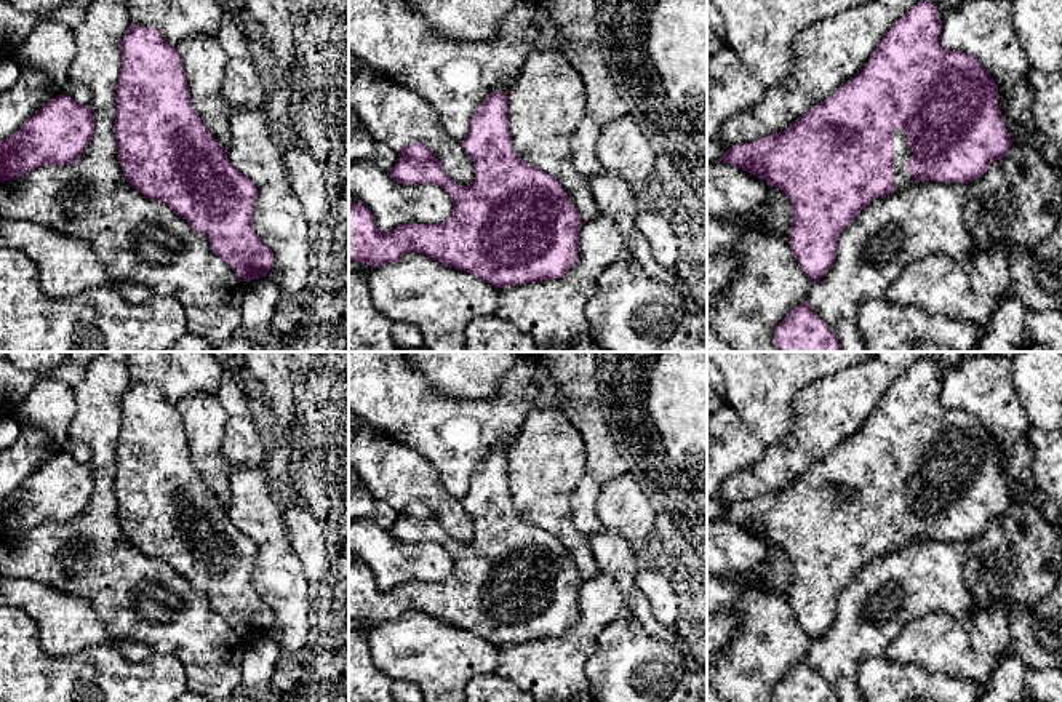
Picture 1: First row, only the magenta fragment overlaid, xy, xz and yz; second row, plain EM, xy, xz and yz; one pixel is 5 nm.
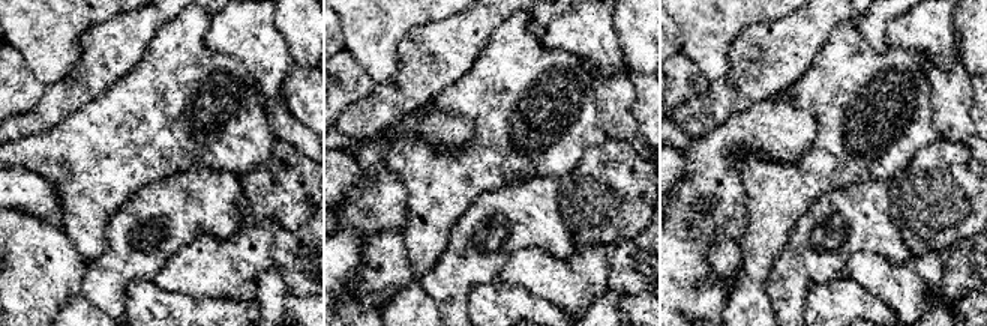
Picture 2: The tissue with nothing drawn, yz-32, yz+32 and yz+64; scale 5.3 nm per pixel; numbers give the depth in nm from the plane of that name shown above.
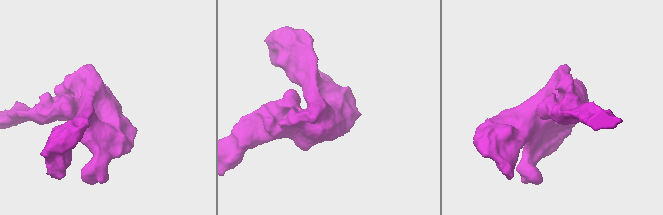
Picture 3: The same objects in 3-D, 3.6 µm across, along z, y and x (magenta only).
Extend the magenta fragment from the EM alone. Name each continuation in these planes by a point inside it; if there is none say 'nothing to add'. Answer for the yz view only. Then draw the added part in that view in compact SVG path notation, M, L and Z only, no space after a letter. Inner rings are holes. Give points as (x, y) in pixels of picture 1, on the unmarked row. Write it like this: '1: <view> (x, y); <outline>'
1: yz (901, 509); M894 488L894 550L905 547L916 540L916 536L907 532L907 520L912 515L912 509L907 505L907 491Z

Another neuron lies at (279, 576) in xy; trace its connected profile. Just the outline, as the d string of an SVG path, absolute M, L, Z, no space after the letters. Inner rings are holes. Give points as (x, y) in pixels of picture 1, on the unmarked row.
M264 467L229 475L227 515L256 547L253 588L273 611L270 630L283 660L296 664L309 635L309 580L286 536L283 509L272 497Z

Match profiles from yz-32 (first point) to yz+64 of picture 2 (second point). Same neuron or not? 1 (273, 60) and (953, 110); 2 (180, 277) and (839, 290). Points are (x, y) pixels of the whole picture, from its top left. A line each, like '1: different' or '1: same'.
1: different
2: different

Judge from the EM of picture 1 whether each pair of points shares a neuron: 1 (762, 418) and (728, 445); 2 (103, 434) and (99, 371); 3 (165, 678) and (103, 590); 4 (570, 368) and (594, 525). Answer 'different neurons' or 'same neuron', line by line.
1: different neurons
2: same neuron
3: different neurons
4: same neuron

